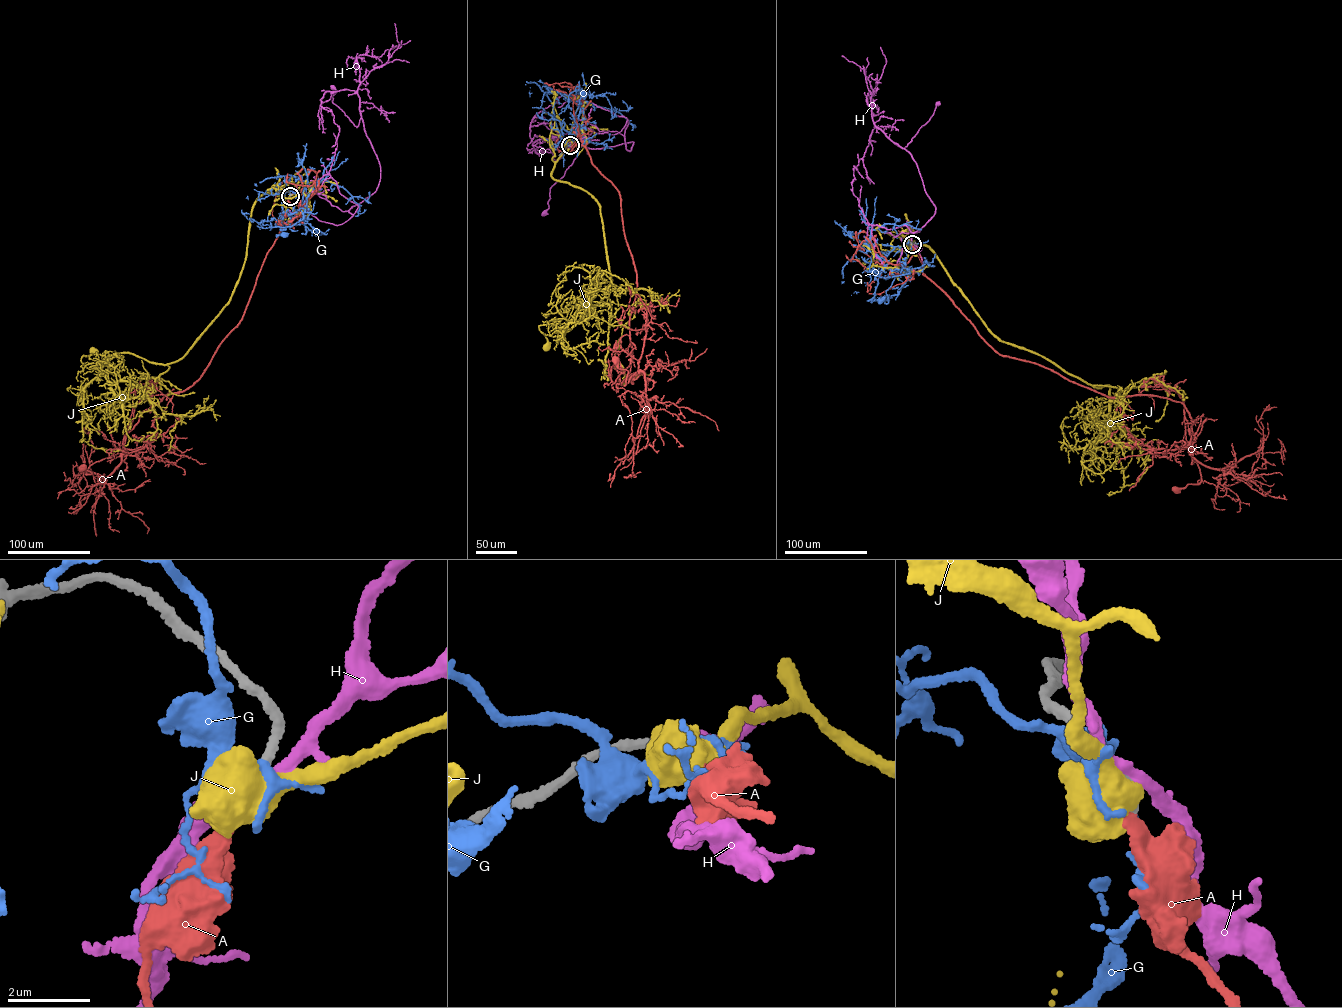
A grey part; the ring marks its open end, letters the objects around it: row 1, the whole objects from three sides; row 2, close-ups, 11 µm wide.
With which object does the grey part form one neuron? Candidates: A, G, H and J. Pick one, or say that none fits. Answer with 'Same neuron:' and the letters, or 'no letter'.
Same neuron: A

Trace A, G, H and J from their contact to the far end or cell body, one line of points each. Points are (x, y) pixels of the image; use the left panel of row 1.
A: (290, 196), (241, 319), (201, 376), (142, 412), (121, 453), (94, 463), (91, 474), (82, 467)
G: (291, 195), (286, 189), (281, 196), (285, 214), (281, 224), (285, 228), (276, 236), (284, 235)
H: (290, 195), (305, 181), (344, 211), (378, 186), (380, 165), (362, 120), (357, 127), (333, 103), (333, 87)
J: (290, 195), (255, 202), (231, 296), (179, 359), (120, 352), (99, 371), (81, 361), (93, 350)

